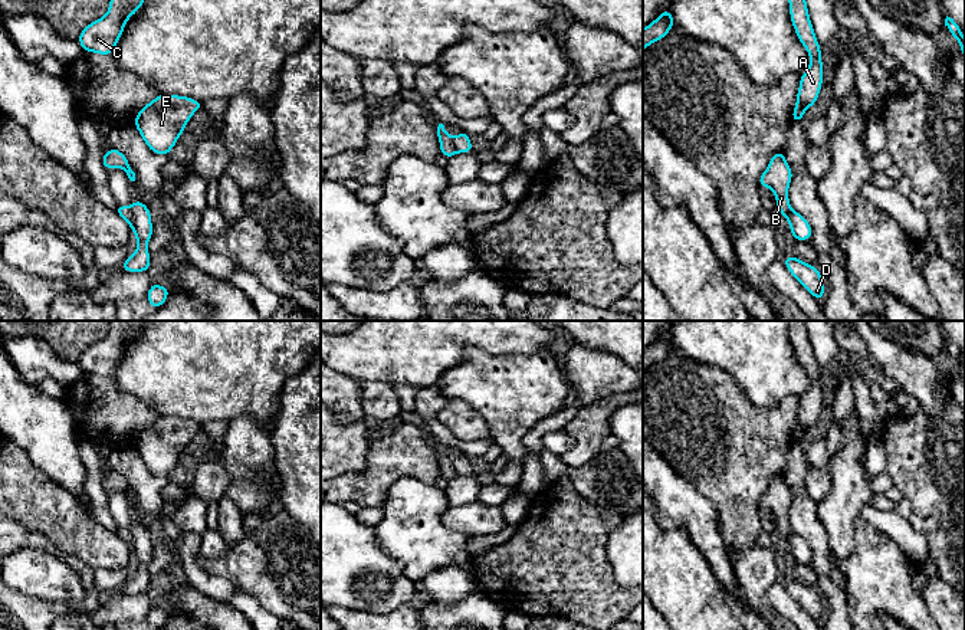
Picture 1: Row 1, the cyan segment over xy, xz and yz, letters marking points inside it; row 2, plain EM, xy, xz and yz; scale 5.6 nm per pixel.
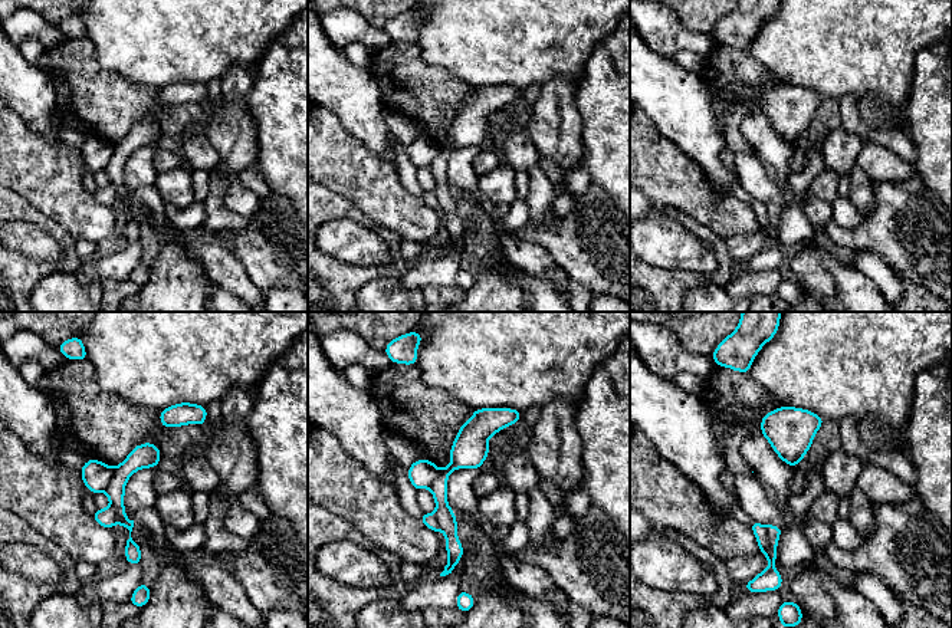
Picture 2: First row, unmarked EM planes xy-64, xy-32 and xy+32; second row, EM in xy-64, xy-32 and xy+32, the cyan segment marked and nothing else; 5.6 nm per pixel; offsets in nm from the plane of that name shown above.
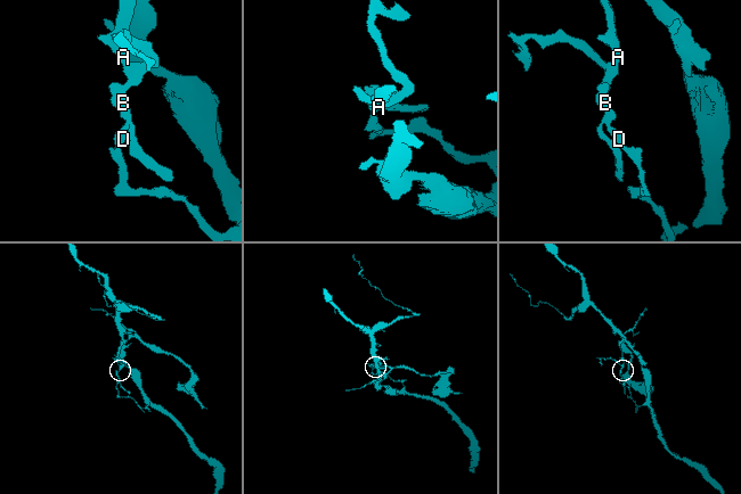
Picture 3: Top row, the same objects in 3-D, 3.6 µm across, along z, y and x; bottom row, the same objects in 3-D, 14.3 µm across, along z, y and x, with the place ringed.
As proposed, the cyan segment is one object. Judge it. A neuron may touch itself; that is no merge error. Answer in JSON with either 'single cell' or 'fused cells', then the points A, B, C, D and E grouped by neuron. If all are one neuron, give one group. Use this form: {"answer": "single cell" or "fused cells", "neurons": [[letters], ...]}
{"answer": "fused cells", "neurons": [["A", "B", "C", "E"], ["D"]]}

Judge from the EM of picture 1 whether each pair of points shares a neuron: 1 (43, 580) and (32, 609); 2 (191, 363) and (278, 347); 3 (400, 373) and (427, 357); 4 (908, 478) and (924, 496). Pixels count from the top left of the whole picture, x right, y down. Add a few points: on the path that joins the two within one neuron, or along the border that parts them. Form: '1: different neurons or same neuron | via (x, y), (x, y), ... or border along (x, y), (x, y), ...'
1: different neurons | border along (38, 597), (71, 601)
2: same neuron | via (213, 347), (256, 347)
3: same neuron | via (407, 366), (416, 357), (420, 357)
4: same neuron | via (912, 482), (922, 492)

